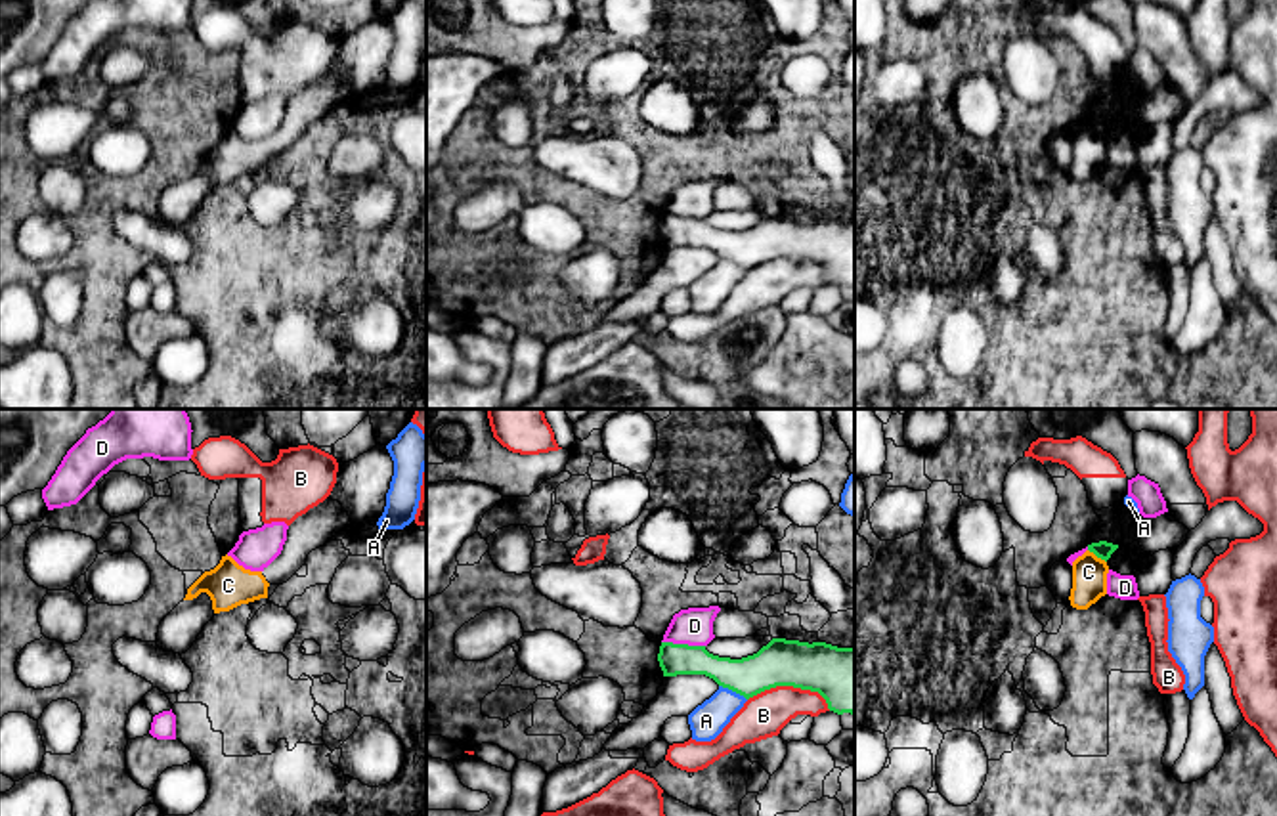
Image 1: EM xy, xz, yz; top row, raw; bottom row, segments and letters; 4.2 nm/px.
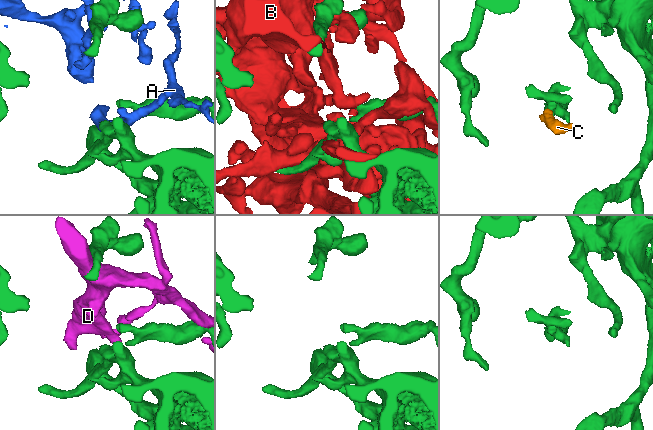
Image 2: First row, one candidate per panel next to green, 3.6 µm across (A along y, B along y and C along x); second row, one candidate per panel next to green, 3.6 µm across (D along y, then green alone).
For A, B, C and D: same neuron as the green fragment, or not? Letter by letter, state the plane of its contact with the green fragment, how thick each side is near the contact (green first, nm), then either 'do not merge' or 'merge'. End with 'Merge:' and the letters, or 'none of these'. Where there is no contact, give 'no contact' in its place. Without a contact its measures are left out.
A: contact in xz; calibres 190 and 150 nm; do not merge
B: contact in xz; calibres 280 and 190 nm; do not merge
C: contact in yz; calibres 70 and 140 nm; do not merge
D: contact in xz; calibres 130 and 160 nm; do not merge
Merge: none of these

